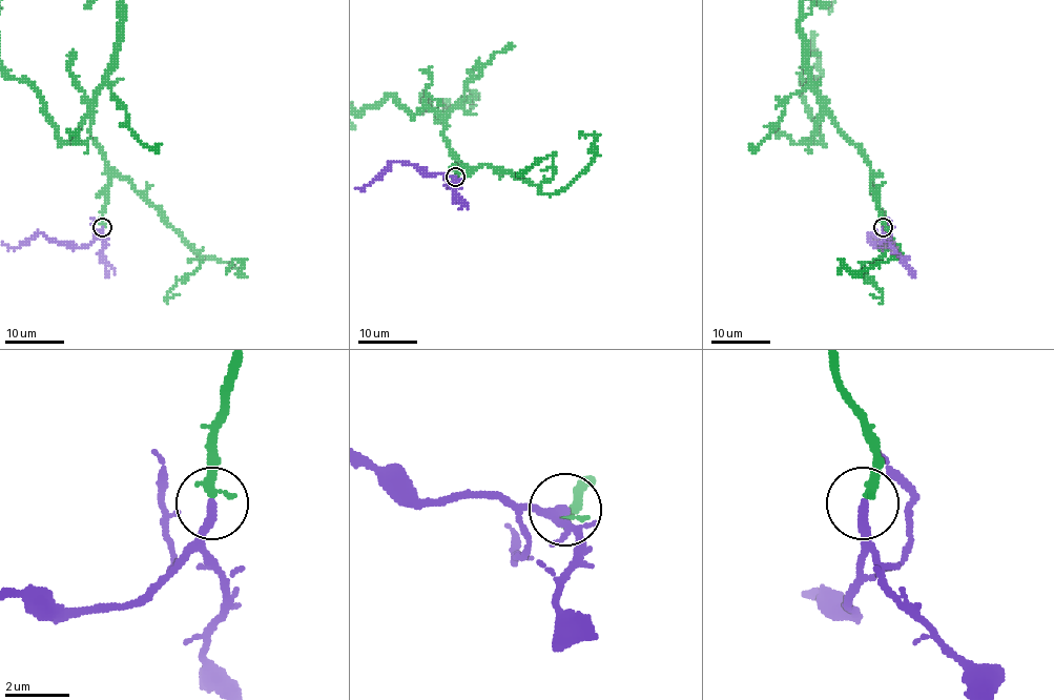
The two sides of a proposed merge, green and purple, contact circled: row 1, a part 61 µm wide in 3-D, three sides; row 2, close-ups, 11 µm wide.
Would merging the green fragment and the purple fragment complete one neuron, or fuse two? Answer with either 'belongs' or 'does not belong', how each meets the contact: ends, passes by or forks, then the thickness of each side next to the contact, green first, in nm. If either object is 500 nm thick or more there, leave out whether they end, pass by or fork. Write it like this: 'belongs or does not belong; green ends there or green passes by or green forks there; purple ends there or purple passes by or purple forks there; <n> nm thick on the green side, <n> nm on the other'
belongs; green ends there; purple ends there; 280 nm thick on the green side, 280 nm on the other

